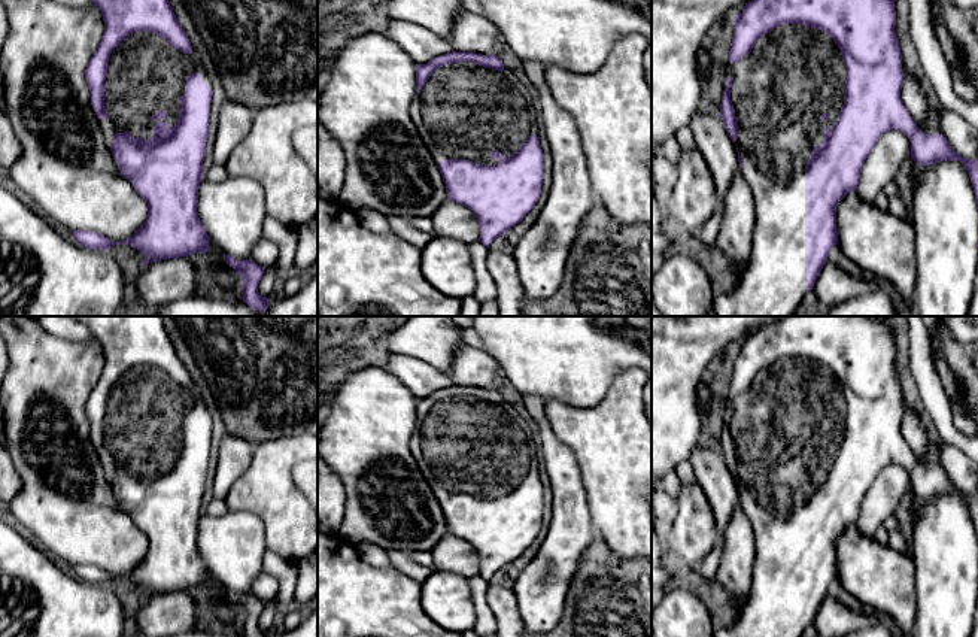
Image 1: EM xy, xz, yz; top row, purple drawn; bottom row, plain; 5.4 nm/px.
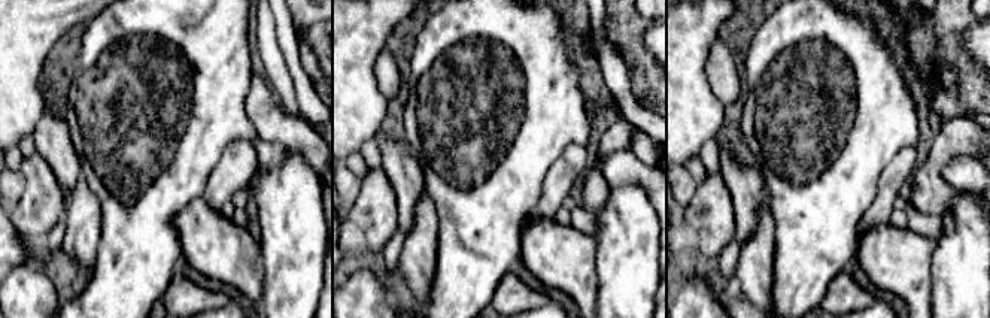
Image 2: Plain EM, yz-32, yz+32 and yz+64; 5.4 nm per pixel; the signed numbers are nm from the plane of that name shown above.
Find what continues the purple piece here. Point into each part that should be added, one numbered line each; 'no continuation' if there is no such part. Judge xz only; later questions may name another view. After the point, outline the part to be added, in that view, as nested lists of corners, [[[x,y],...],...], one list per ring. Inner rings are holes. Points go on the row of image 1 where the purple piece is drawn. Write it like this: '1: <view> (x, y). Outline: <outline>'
1: xz (468, 111). Outline: [[[470,61],[438,67],[417,95],[422,101],[422,125],[435,163],[470,160],[483,166],[498,164],[489,155],[498,149],[502,158],[535,136],[535,109],[529,97],[513,87],[504,73]]]

